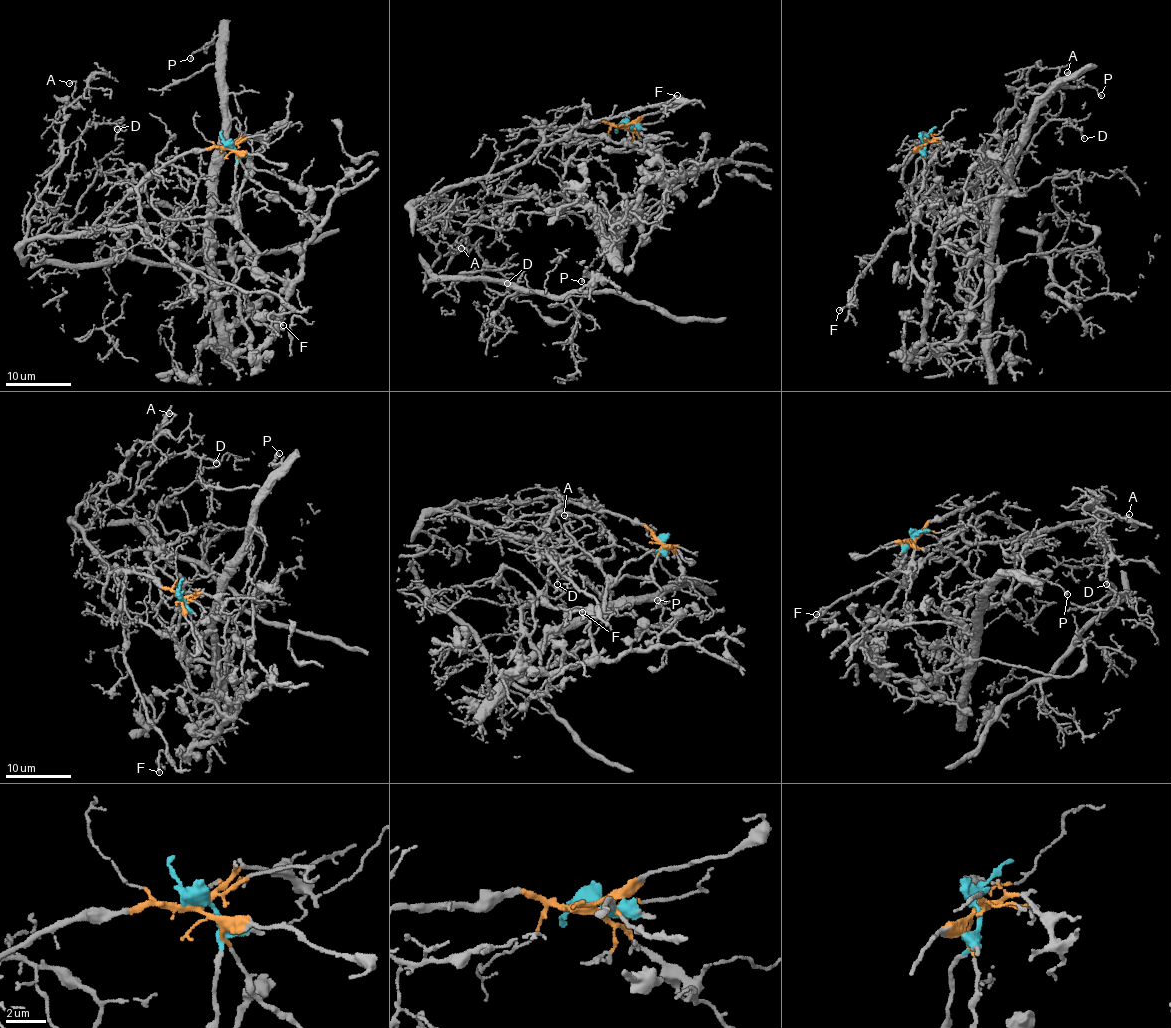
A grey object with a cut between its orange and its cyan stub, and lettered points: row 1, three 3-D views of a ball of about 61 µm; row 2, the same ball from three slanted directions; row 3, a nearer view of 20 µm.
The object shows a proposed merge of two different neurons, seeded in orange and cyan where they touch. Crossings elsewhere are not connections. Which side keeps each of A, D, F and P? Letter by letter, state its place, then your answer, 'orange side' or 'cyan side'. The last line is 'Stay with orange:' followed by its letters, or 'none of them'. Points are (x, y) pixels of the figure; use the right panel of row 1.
A: at (1067, 72); orange side
D: at (1084, 138); orange side
F: at (839, 310); orange side
P: at (1101, 95); cyan side
Stay with orange: A, D, F

